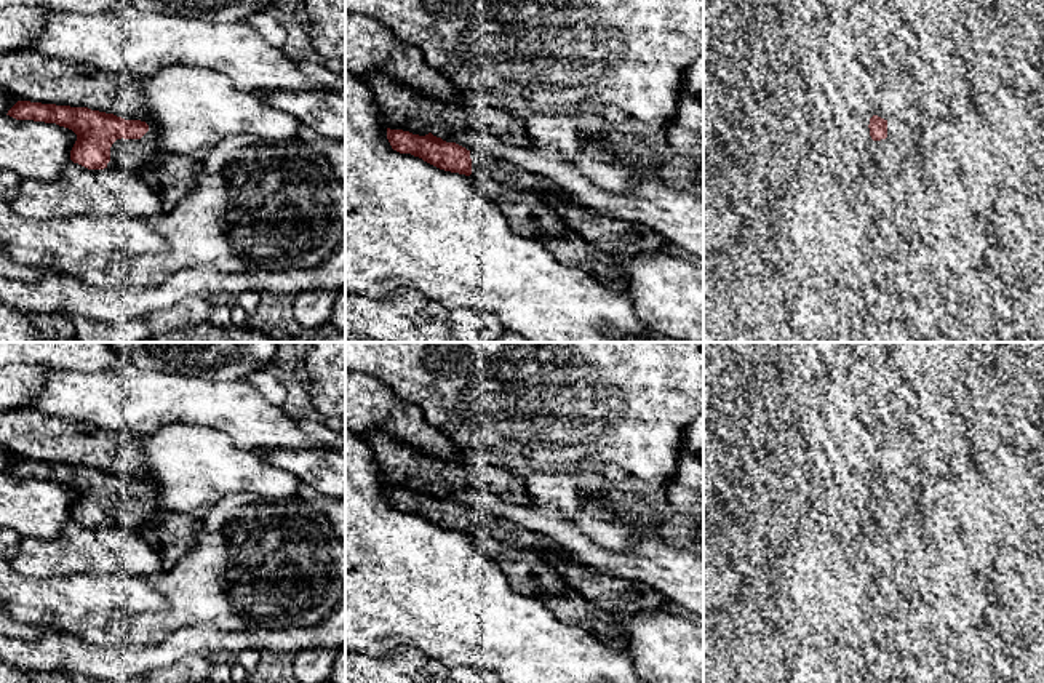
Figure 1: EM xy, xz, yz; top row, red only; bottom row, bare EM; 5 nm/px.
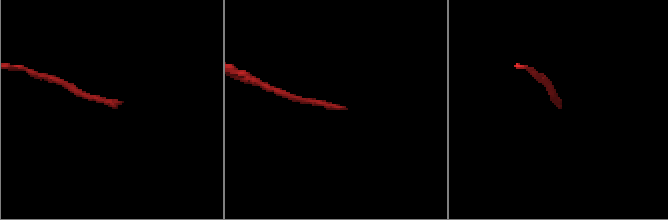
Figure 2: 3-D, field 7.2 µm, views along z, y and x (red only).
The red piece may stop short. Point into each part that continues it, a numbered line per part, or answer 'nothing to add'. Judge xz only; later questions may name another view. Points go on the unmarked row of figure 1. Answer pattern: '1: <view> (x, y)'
1: xz (502, 530)

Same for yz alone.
1: yz (886, 512)

